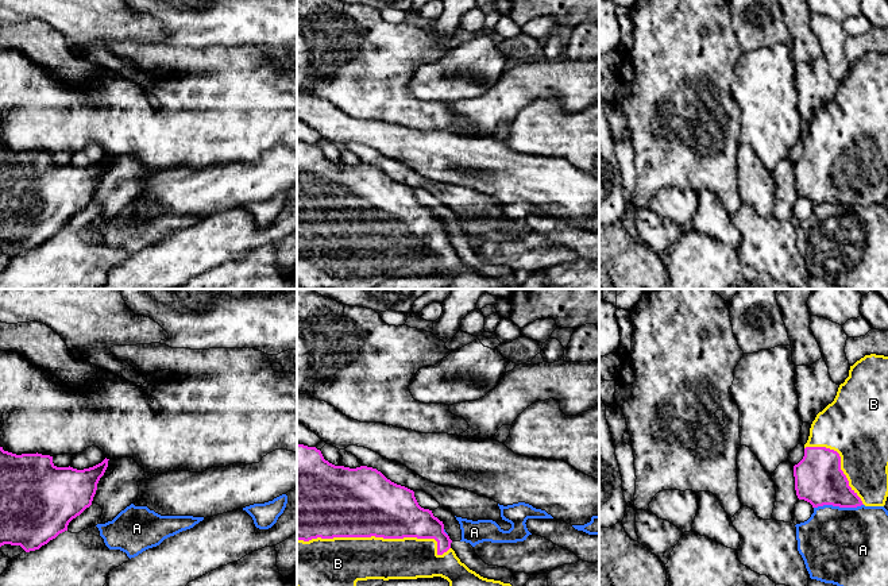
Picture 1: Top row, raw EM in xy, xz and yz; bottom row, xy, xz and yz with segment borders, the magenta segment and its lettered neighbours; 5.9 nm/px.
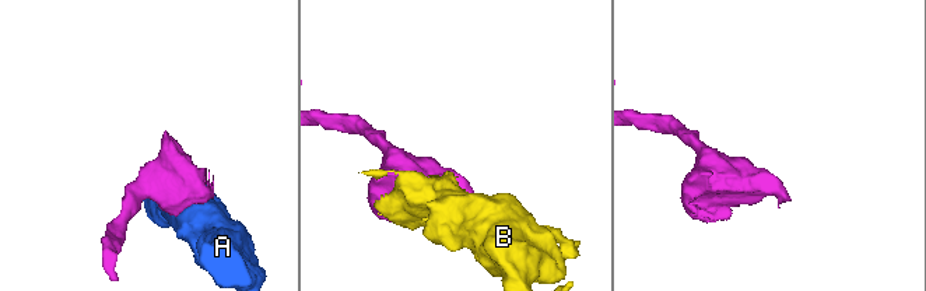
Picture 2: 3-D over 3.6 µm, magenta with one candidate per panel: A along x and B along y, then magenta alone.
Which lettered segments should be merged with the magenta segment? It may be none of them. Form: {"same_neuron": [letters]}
{"same_neuron": ["B"]}

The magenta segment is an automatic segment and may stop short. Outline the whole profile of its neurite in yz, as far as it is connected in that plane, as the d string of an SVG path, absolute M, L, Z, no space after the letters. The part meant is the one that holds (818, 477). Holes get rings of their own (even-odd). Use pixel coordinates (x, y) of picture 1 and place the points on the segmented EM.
M865 355L850 366L849 377L839 385L837 396L822 412L819 412L810 428L810 436L804 444L803 459L794 466L795 490L799 500L804 500L812 508L833 505L839 508L865 506L884 506L888 497L888 356L884 355Z

